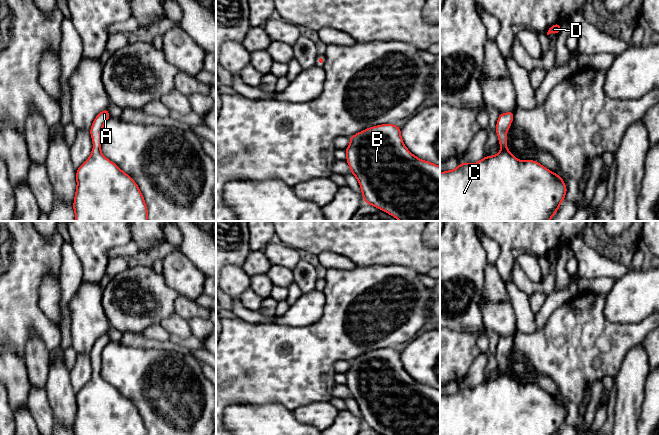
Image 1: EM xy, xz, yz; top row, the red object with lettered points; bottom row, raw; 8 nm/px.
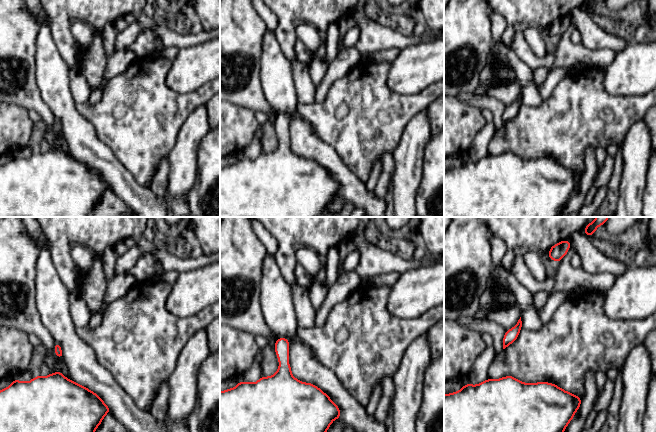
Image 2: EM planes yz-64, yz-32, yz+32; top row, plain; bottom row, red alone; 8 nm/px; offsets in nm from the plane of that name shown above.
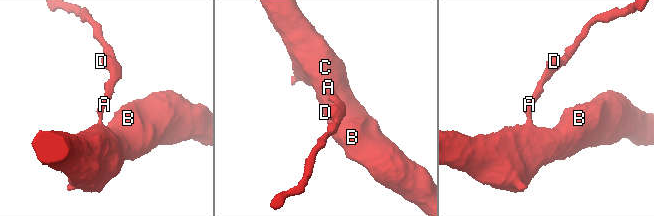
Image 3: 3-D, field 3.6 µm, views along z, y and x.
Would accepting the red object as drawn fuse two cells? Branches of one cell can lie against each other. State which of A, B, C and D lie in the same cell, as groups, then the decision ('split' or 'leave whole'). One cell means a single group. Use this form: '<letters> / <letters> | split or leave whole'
A B C D | leave whole

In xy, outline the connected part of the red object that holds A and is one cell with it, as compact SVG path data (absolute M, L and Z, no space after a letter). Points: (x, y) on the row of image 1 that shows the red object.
M104 109L94 119L90 134L94 142L90 157L77 169L73 209L76 221L148 221L148 209L138 185L101 153L101 130L110 118Z

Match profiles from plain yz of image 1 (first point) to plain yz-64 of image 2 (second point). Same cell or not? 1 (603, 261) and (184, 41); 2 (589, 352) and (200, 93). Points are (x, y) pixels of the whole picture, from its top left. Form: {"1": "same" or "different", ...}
{"1": "same", "2": "same"}

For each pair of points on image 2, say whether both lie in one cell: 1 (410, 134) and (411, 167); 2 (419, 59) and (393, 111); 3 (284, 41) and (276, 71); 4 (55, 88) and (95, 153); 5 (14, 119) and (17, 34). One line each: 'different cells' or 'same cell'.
1: same cell
2: different cells
3: different cells
4: same cell
5: different cells

